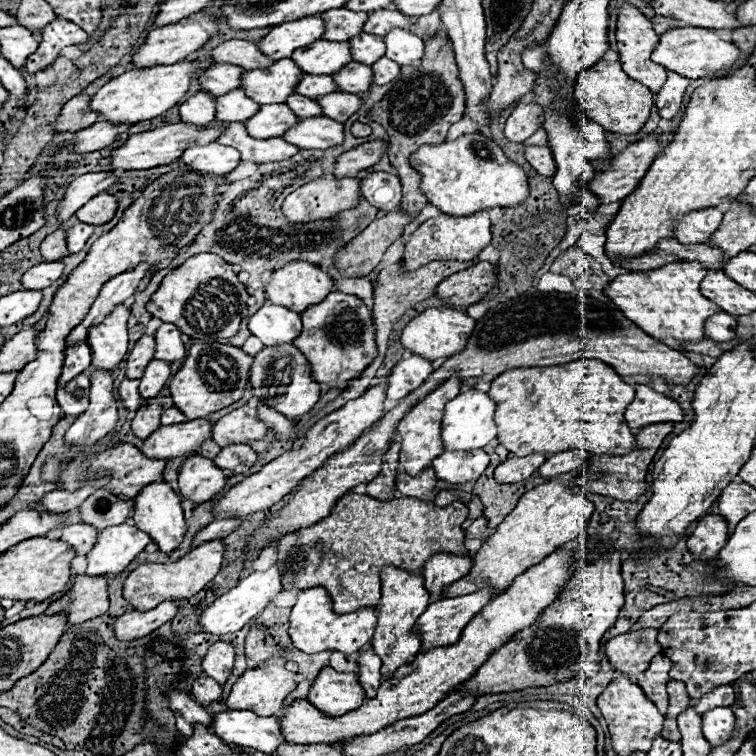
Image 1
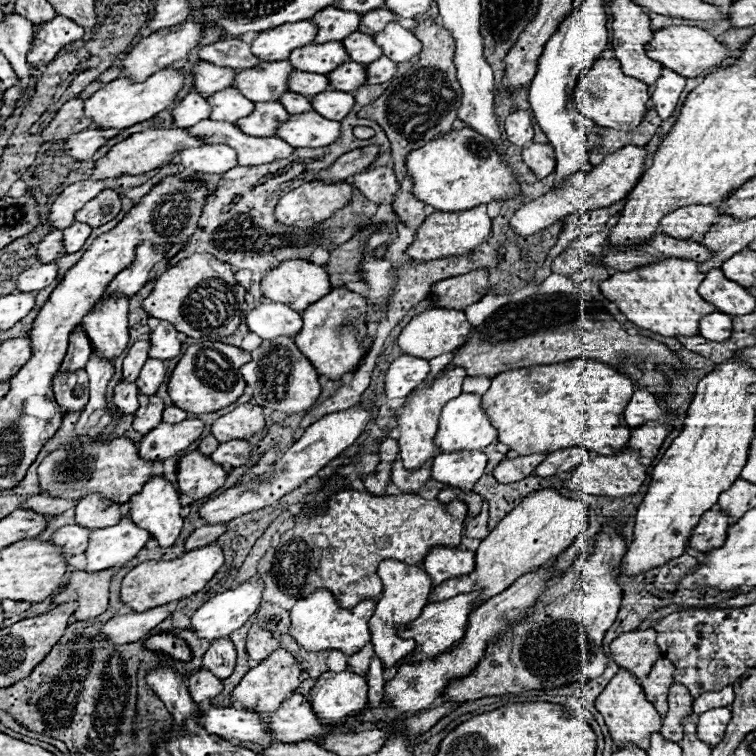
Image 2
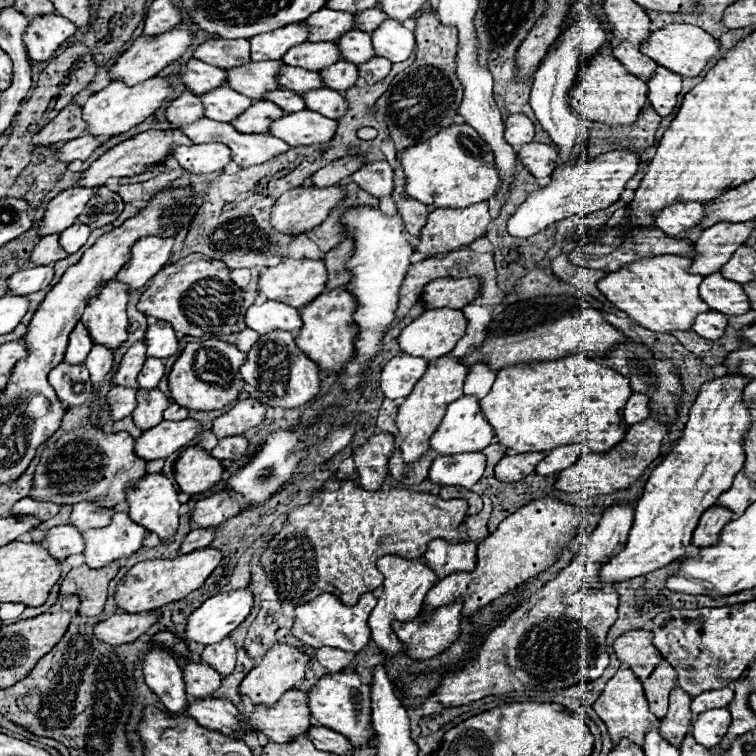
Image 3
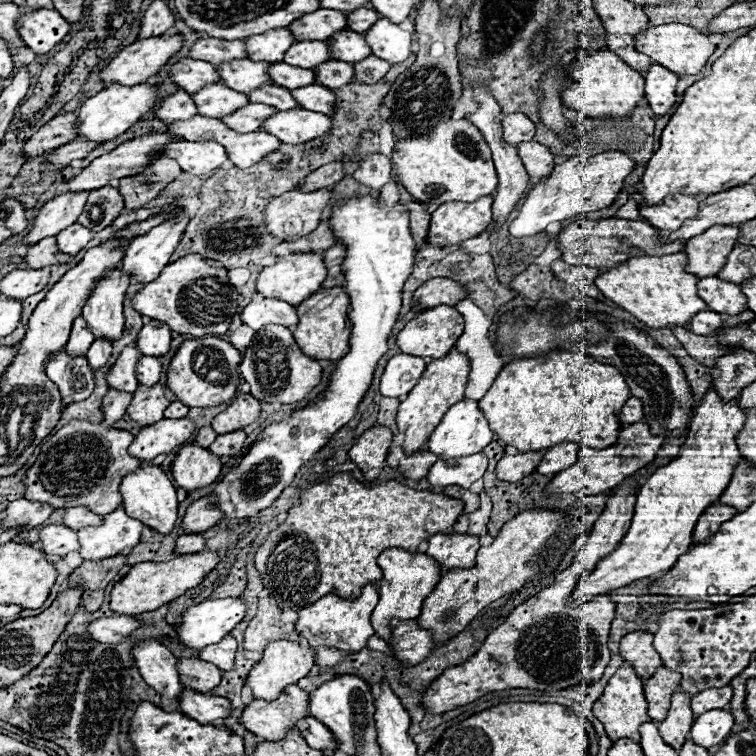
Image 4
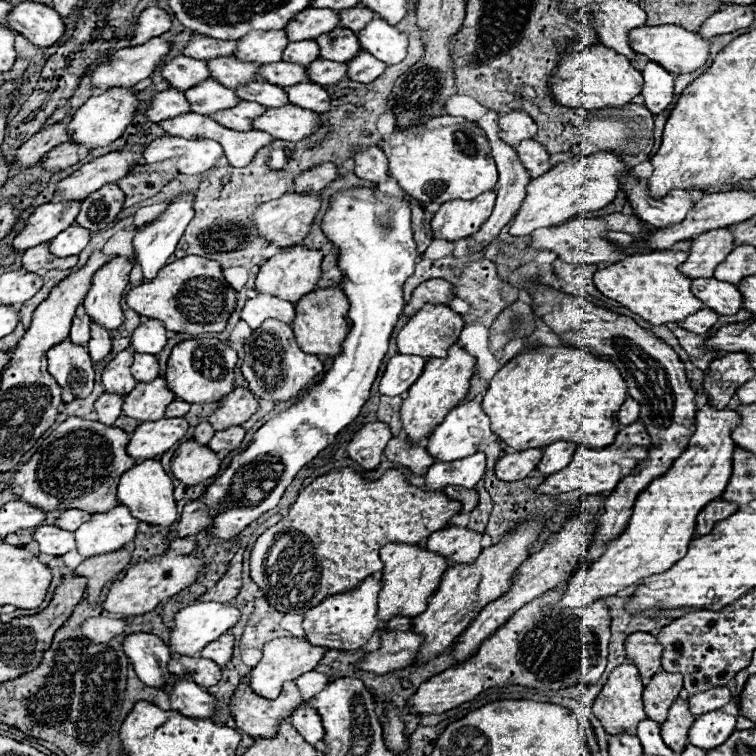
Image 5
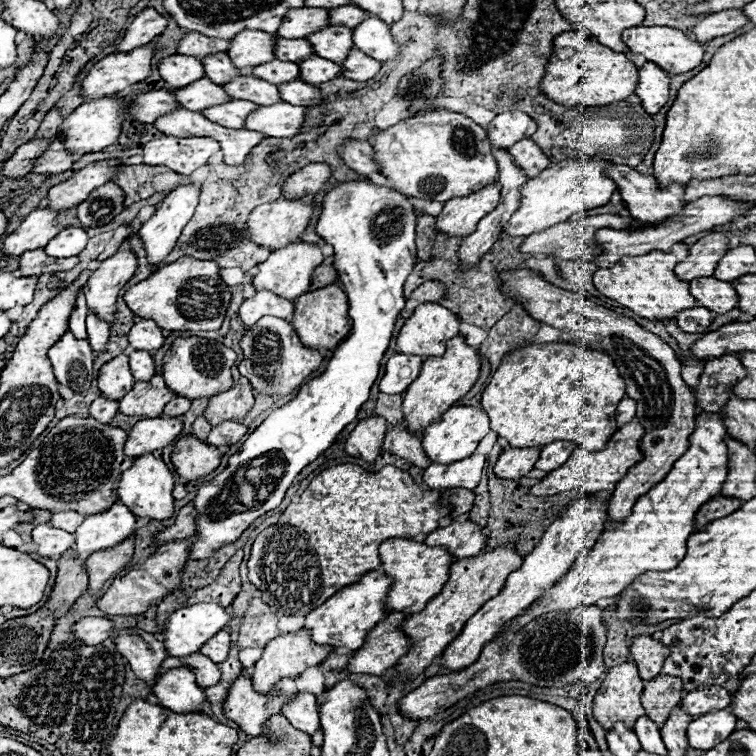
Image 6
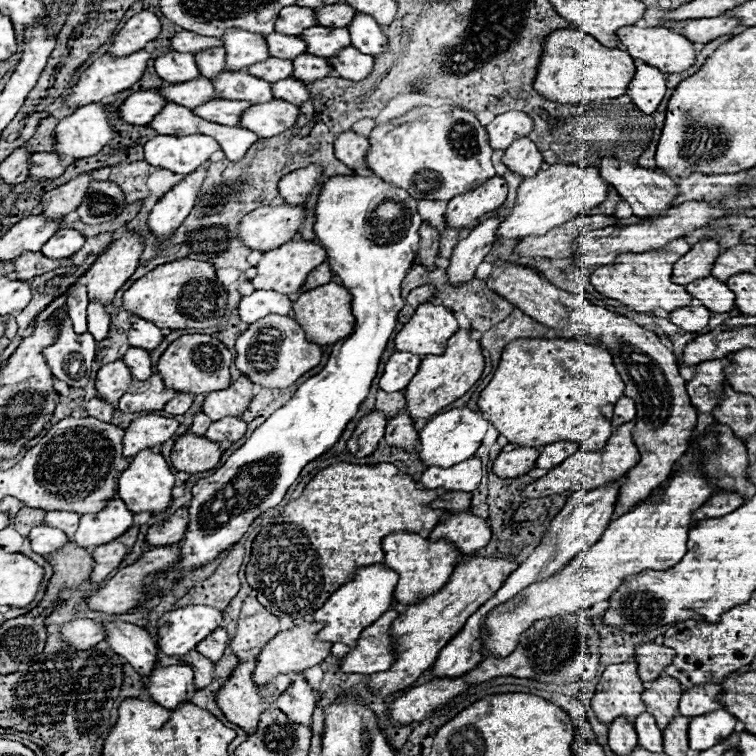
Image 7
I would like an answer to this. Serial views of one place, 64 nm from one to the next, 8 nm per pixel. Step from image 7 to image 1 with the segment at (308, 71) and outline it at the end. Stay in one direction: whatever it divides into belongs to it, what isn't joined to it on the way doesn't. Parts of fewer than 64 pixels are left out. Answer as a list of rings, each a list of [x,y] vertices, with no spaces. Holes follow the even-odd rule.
[[[346,64],[346,68],[342,68],[342,72],[336,72],[334,76],[336,86],[342,92],[366,92],[372,86],[372,70],[366,68],[366,64]]]

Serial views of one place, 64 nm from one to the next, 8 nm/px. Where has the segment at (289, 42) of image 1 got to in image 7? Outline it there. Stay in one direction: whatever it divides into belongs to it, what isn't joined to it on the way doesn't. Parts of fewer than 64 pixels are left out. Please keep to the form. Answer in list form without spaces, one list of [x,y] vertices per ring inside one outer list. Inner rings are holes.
[[[230,28],[222,38],[226,50],[226,70],[238,72],[268,58],[266,40],[262,34]]]

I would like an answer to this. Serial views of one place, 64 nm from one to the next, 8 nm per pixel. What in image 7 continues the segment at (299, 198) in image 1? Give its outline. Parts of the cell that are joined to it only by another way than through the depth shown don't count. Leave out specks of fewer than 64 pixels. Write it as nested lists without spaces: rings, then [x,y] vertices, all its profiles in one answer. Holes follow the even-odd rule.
[[[286,202],[262,206],[242,218],[238,226],[238,238],[250,250],[274,250],[296,238],[302,220],[302,206],[290,206]]]

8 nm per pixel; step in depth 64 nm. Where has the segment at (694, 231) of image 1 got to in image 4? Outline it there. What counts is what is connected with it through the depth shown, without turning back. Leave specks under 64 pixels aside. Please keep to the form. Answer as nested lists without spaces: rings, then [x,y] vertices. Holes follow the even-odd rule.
[[[636,190],[632,198],[638,202],[640,216],[658,230],[678,230],[684,220],[690,220],[698,212],[698,200],[694,196],[668,196],[662,204],[648,206],[642,194]]]

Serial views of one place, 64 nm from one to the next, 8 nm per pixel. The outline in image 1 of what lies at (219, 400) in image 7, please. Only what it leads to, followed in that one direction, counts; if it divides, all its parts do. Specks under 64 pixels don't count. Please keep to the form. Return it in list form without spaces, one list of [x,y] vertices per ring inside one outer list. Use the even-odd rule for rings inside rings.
[[[250,404],[222,416],[216,424],[214,424],[214,432],[212,438],[216,444],[220,446],[228,446],[228,444],[250,444],[252,440],[262,440],[266,436],[268,428],[266,424],[262,424],[262,420],[258,420],[258,410]]]

